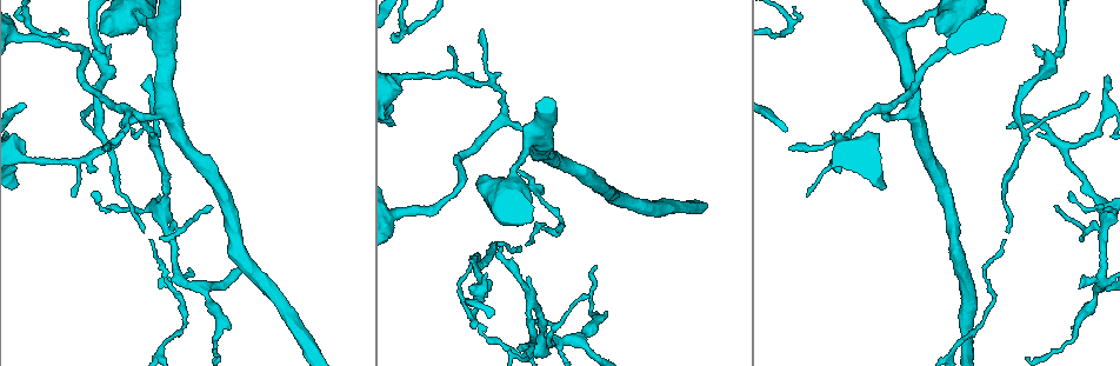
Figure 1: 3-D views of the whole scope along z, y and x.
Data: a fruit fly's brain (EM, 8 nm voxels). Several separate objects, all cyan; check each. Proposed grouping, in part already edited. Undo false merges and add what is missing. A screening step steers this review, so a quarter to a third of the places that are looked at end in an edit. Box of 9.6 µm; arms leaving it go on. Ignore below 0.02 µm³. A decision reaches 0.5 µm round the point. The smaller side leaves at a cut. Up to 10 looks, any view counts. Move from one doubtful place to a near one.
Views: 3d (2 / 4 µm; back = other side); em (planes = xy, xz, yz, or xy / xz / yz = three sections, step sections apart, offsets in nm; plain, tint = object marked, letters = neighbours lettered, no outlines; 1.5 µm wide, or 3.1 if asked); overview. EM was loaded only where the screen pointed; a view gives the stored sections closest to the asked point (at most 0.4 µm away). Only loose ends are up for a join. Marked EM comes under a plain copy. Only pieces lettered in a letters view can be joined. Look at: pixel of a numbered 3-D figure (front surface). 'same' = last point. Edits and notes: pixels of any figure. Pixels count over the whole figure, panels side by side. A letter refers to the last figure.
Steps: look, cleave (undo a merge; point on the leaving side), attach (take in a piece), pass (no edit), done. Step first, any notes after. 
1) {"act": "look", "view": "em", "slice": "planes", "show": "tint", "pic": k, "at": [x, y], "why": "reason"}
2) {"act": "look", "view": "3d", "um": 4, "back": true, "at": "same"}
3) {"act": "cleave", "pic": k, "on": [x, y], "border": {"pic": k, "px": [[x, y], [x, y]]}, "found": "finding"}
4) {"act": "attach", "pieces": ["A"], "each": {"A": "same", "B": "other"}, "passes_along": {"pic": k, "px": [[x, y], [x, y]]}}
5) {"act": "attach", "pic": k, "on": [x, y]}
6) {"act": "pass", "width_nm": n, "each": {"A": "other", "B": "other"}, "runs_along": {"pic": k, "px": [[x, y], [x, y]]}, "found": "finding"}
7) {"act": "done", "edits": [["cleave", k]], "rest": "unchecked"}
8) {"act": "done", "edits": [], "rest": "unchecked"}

{"act": "look", "view": "em", "slice": "xy", "step": 8, "show": "letters", "pic": 1, "at": [479, 177], "why": "free end"}

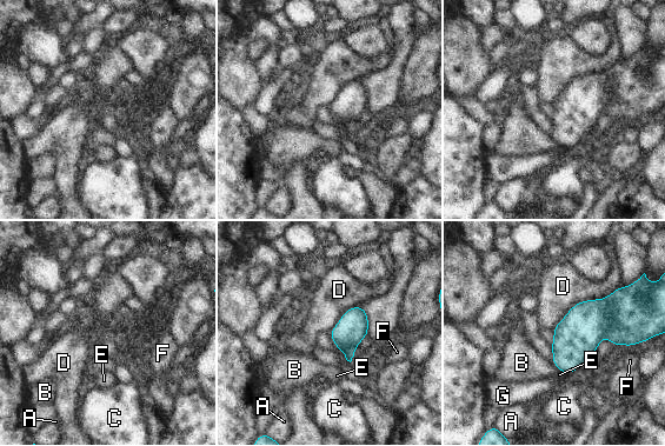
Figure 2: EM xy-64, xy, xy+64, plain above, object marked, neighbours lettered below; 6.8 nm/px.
{"act": "look", "view": "em", "slice": "planes", "show": "letters", "at": "same"}

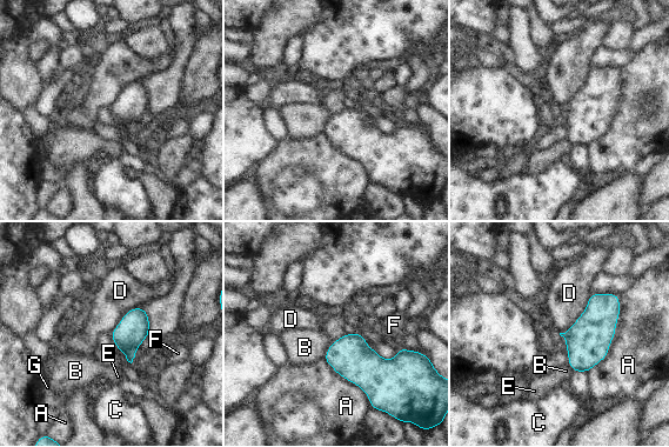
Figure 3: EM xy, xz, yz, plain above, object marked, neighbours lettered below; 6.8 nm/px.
{"act": "pass", "each": {"A": "other", "B": "other", "C": "other", "D": "other", "E": "other", "F": "other", "G": "other"}, "found": "no lettered piece goes on from it"}

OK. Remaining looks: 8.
{"act": "look", "view": "em", "slice": "xy", "step": 4, "show": "letters", "pic": 1, "at": [475, 329], "why": "an open end"}

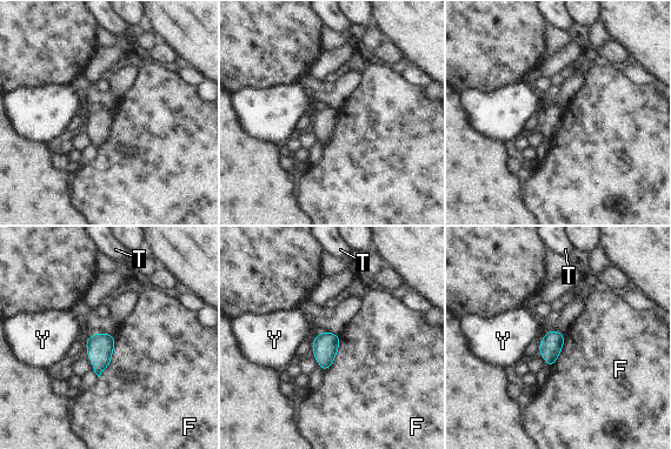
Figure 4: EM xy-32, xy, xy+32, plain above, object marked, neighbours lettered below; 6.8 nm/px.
{"act": "look", "view": "em", "slice": "planes", "show": "letters", "at": "same"}

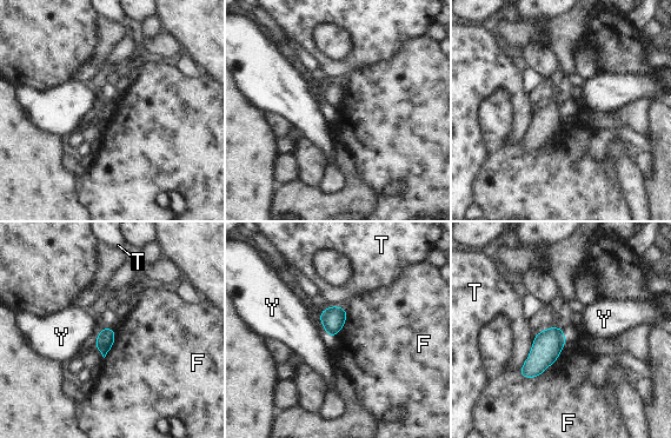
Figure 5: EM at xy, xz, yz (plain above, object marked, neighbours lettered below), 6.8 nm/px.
{"act": "pass", "each": {"F": "other", "T": "other", "Y": "other"}, "border": {"pic": 5, "px": [[115, 329], [115, 339], [104, 358]]}, "found": "none of them fits"}

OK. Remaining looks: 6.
{"act": "look", "view": "em", "slice": "planes", "show": "tint", "pic": 1, "at": [97, 129]}

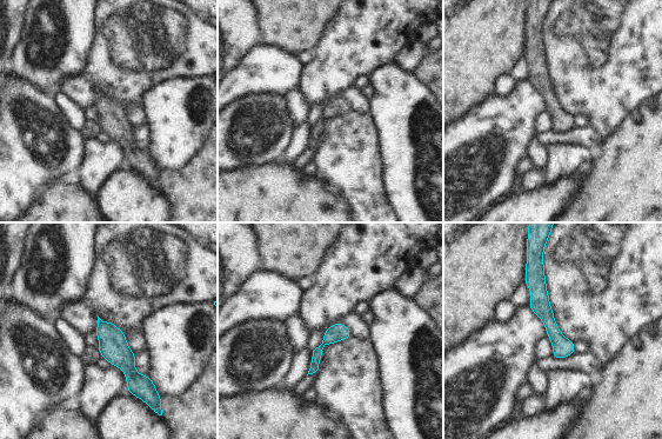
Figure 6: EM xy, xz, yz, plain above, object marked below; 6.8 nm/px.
{"act": "look", "view": "em", "slice": "planes", "show": "letters", "at": "same"}

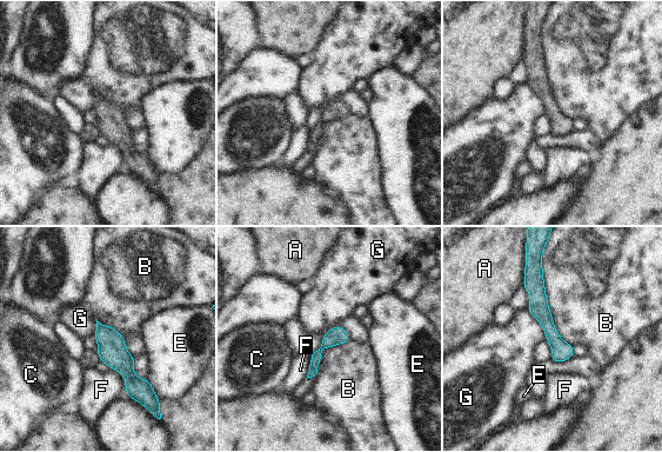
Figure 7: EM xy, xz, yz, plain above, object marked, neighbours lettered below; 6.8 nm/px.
{"act": "pass", "each": {"A": "other", "B": "other", "C": "other", "E": "other", "F": "other", "G": "other"}, "runs_along": {"pic": 7, "px": [[537, 271], [539, 308], [560, 359]]}, "found": "all the same neuron"}

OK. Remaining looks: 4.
{"act": "look", "view": "em", "slice": "xz", "step": 4, "show": "letters", "pic": 1, "at": [211, 208], "why": "tapers out"}

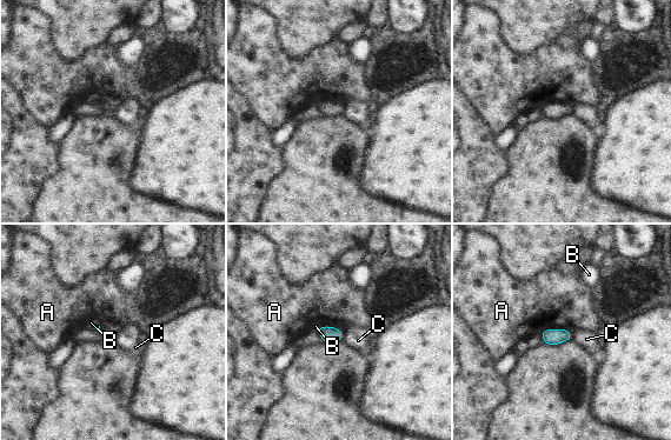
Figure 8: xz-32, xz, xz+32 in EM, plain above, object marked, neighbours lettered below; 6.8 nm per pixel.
{"act": "pass", "each": {"A": "other", "B": "other", "C": "other"}, "border": {"pic": 8, "px": [[540, 330], [567, 328], [572, 331]]}, "found": "none of them fits"}

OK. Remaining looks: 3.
{"act": "done", "edits": [], "rest": "unchecked"}

